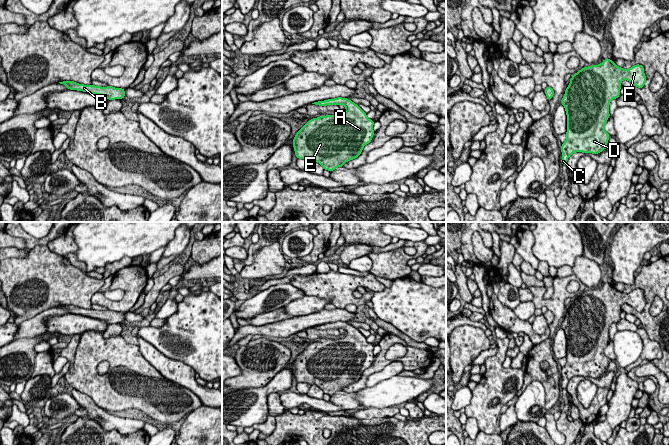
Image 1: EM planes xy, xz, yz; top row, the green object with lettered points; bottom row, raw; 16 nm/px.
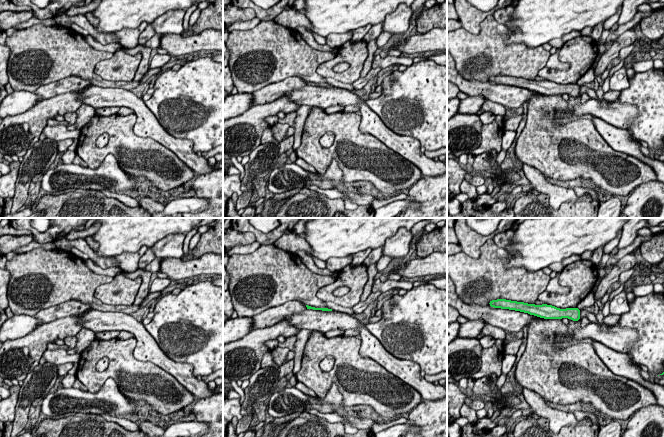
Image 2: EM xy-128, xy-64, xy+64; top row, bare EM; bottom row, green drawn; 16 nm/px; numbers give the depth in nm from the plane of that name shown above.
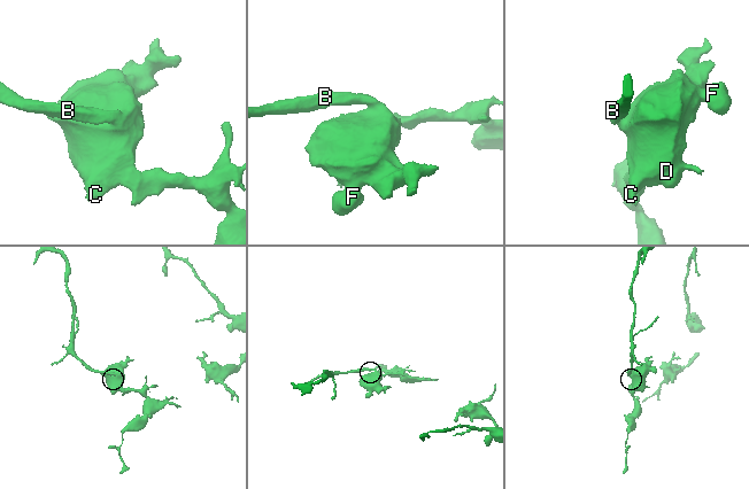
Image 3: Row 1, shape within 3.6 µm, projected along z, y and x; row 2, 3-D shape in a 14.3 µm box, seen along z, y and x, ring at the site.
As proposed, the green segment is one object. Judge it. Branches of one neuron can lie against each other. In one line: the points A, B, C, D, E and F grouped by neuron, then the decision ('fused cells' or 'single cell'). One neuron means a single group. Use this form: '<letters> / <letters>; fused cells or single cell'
A B C D E F; single cell

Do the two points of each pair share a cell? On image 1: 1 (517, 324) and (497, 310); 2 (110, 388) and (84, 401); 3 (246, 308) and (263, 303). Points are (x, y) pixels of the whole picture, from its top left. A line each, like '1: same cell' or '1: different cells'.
1: same cell
2: different cells
3: same cell

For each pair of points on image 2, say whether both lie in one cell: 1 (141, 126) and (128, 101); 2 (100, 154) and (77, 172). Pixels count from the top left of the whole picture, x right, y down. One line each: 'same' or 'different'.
1: same
2: different

